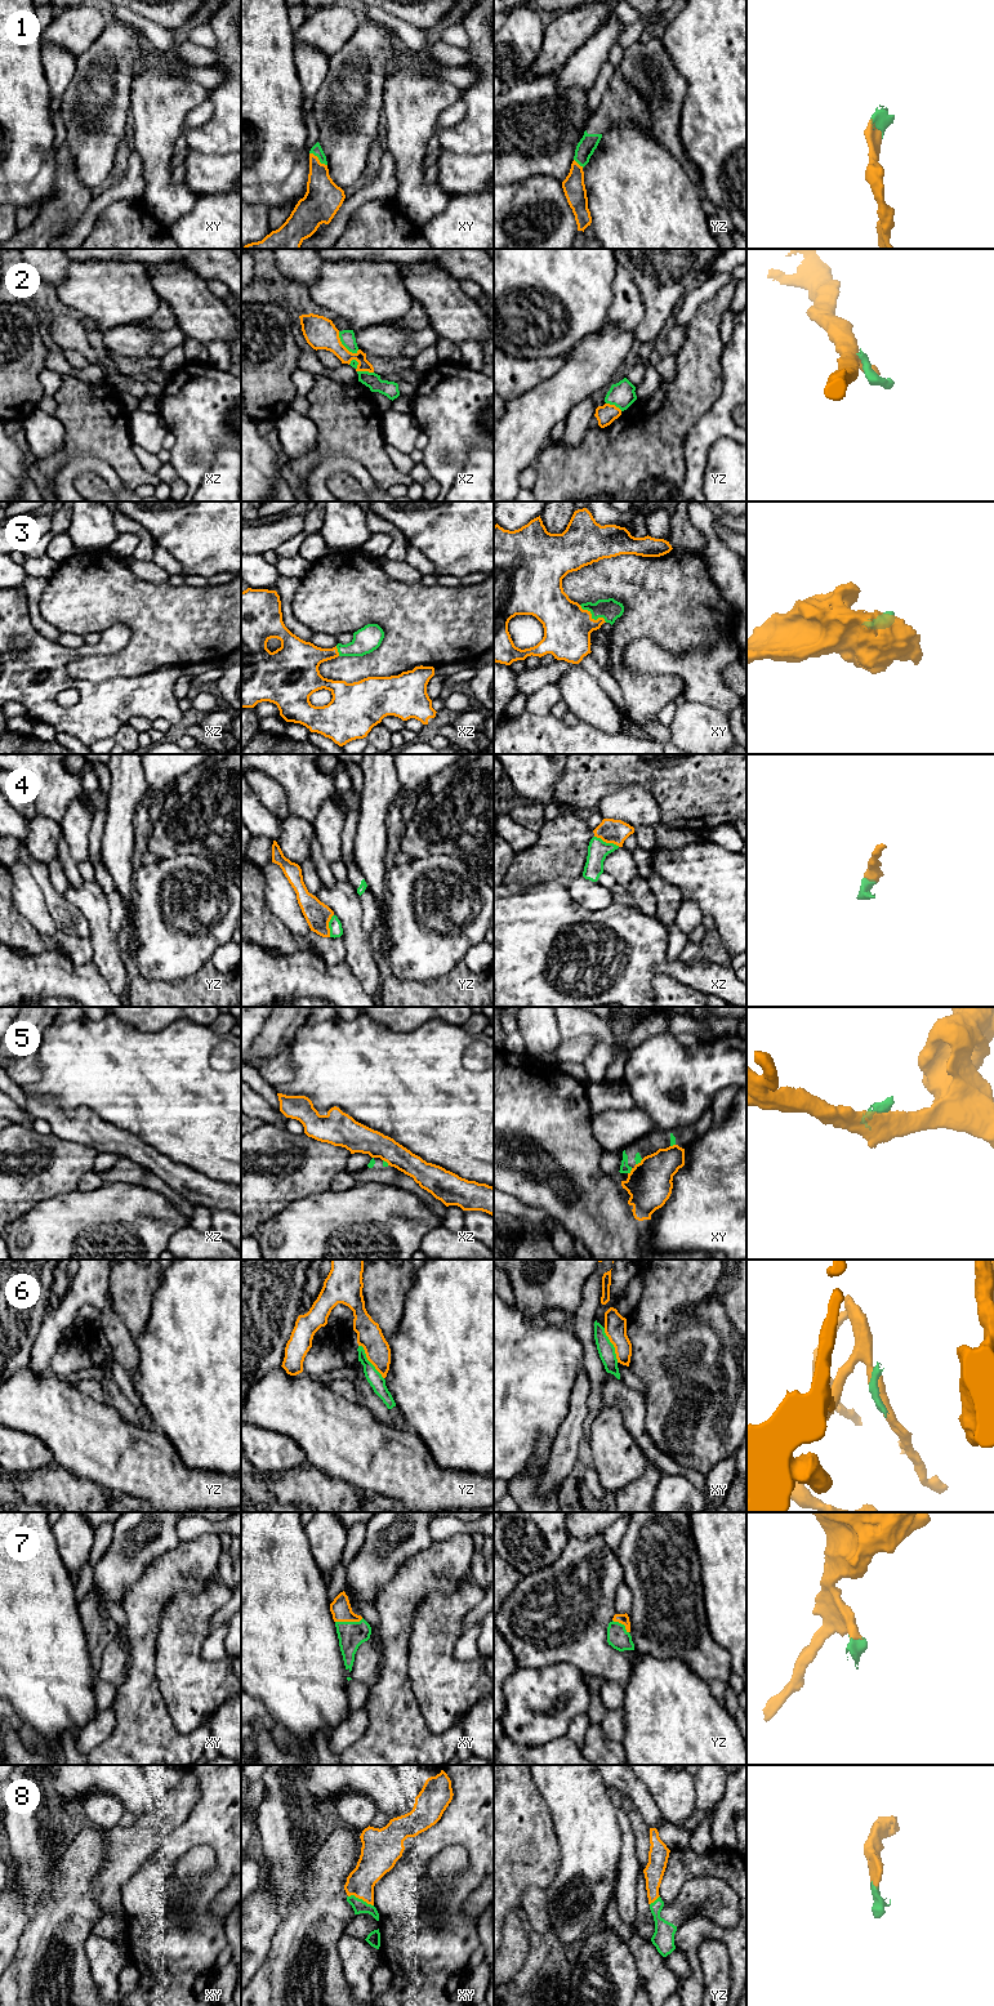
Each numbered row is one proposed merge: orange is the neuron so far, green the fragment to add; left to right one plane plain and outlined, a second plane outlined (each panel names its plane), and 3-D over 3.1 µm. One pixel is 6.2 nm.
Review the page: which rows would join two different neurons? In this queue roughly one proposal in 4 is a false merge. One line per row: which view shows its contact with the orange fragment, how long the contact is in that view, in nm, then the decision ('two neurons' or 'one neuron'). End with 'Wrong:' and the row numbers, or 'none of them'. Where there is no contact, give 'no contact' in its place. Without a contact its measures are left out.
1: xy | 140 nm | one neuron
2: xz | 170 nm | two neurons
3: xy | 200 nm | one neuron
4: xz | 170 nm | one neuron
5: xy | 50 nm | two neurons
6: yz | 260 nm | two neurons
7: xy | 180 nm | one neuron
8: xy | 170 nm | one neuron
Wrong: 2, 5, 6

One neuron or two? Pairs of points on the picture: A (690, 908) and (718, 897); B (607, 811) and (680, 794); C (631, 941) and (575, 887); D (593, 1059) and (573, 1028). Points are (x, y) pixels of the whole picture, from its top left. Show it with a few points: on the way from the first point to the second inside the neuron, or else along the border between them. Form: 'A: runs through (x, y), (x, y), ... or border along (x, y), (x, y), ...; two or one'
A: border along (683, 897), (690, 897), (703, 913); two
B: border along (627, 785), (645, 788), (668, 827); two
C: border along (570, 895), (589, 909), (604, 909), (613, 901); two
D: runs through (602, 1047), (602, 1041), (589, 1028), (584, 1028); one

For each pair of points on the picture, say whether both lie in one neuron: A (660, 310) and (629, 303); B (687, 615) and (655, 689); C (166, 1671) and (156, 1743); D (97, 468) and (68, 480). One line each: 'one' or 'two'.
A: two
B: one
C: two
D: one

